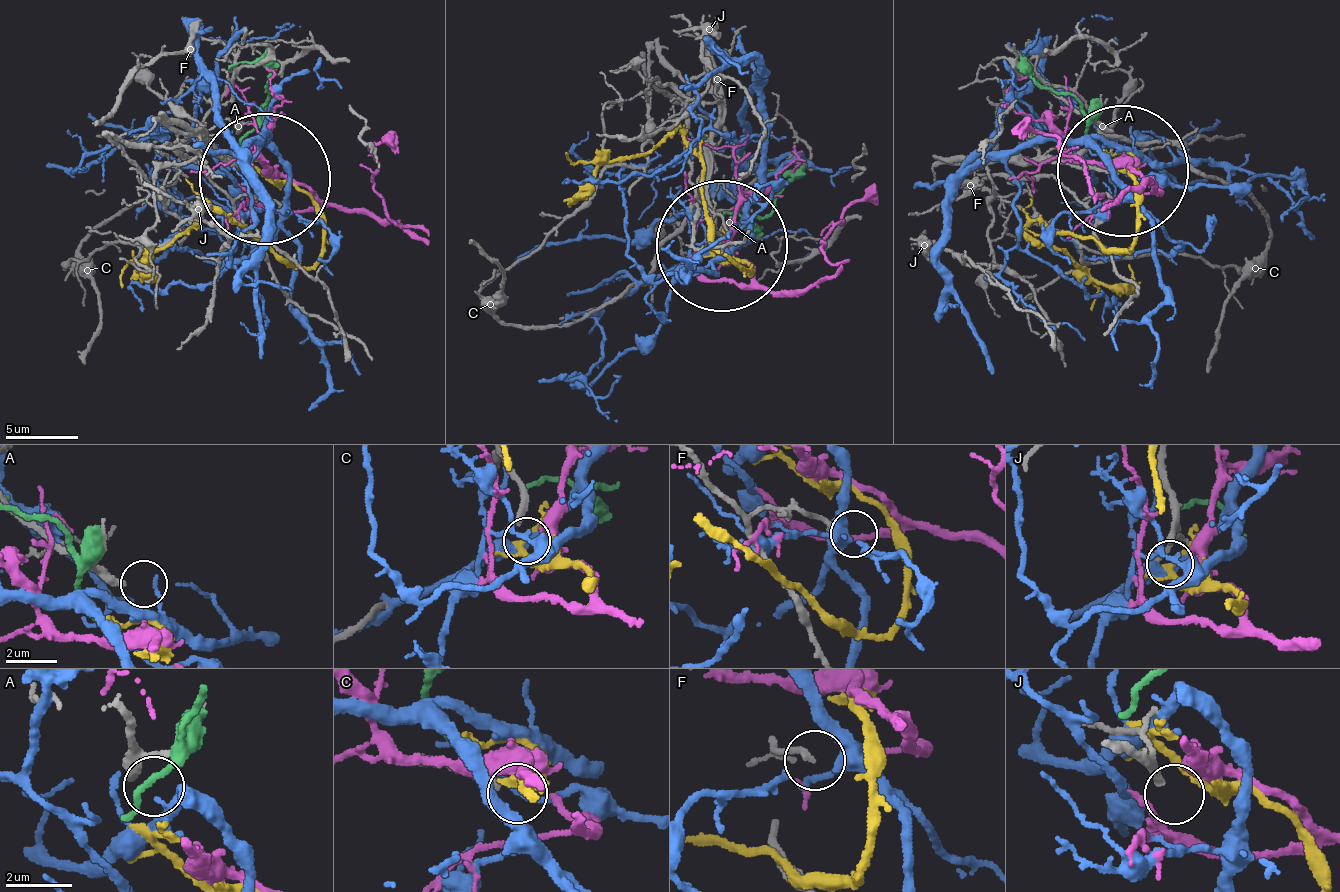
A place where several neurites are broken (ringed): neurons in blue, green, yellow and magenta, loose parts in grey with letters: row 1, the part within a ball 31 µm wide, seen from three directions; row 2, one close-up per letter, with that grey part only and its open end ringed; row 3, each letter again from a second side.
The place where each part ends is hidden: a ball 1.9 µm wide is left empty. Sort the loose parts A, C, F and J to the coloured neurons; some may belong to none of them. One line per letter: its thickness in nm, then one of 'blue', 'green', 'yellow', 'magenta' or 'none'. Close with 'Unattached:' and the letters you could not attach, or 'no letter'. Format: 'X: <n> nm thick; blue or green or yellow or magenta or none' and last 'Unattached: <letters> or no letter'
A: 360 nm thick; none
C: 240 nm thick; none
F: 180 nm thick; none
J: 170 nm thick; none
Unattached: A, C, F, J

